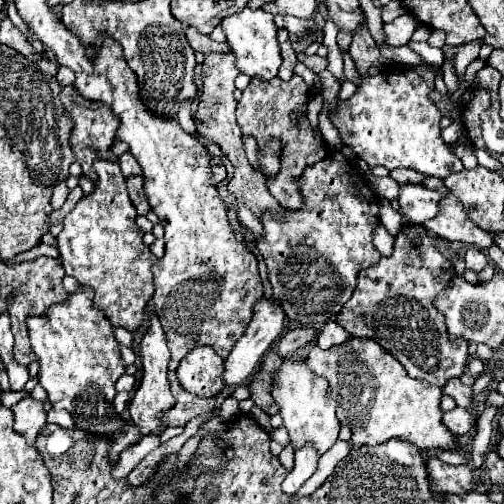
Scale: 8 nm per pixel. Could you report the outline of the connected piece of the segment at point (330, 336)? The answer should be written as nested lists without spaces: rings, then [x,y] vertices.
[[[330,321],[330,323],[326,323],[322,327],[322,331],[320,331],[318,339],[316,339],[316,345],[320,349],[330,349],[334,345],[344,345],[346,339],[350,339],[350,333],[346,333],[338,323]]]

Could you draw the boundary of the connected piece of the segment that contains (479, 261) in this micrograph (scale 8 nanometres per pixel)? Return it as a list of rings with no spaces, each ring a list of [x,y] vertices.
[[[468,247],[466,253],[464,253],[464,261],[466,261],[466,269],[472,269],[474,273],[480,273],[486,263],[488,263],[488,257],[484,251],[476,249],[476,247]]]

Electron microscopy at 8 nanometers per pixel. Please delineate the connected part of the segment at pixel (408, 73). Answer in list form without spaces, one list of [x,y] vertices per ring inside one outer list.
[[[406,67],[404,71],[390,71],[384,69],[378,75],[364,77],[360,89],[346,101],[342,101],[336,109],[328,111],[330,121],[338,129],[344,145],[350,145],[360,159],[364,159],[370,167],[382,165],[388,171],[396,167],[414,169],[426,177],[446,179],[450,173],[458,173],[464,169],[462,161],[440,137],[440,111],[428,99],[428,93],[434,89],[434,71],[428,67]]]

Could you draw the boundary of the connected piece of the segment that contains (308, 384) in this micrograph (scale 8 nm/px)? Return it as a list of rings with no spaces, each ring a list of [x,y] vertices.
[[[284,361],[276,377],[278,381],[274,383],[272,397],[280,405],[280,415],[292,447],[302,449],[306,443],[312,443],[318,457],[324,455],[336,443],[340,431],[340,421],[336,419],[336,401],[328,395],[328,381],[314,375],[300,361]]]

